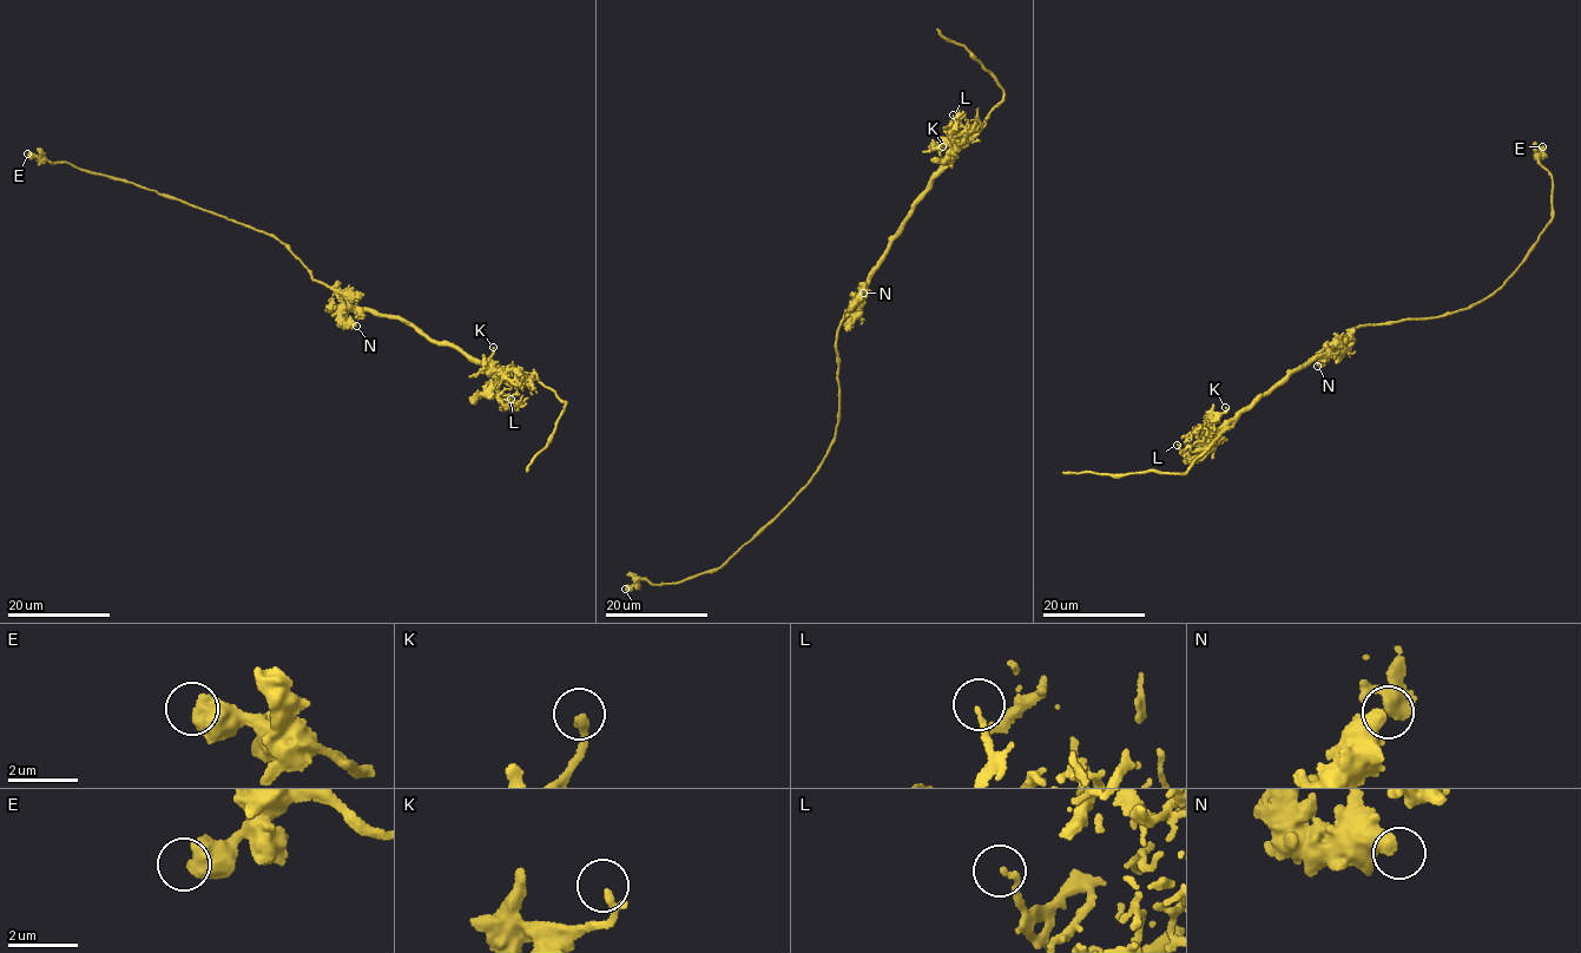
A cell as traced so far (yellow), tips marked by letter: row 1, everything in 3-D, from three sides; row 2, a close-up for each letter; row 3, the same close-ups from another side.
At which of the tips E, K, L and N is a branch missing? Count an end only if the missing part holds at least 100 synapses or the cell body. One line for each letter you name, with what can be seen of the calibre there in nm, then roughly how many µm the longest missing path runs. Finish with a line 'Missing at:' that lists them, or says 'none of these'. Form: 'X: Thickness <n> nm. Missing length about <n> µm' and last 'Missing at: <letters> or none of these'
Missing at: none of these

